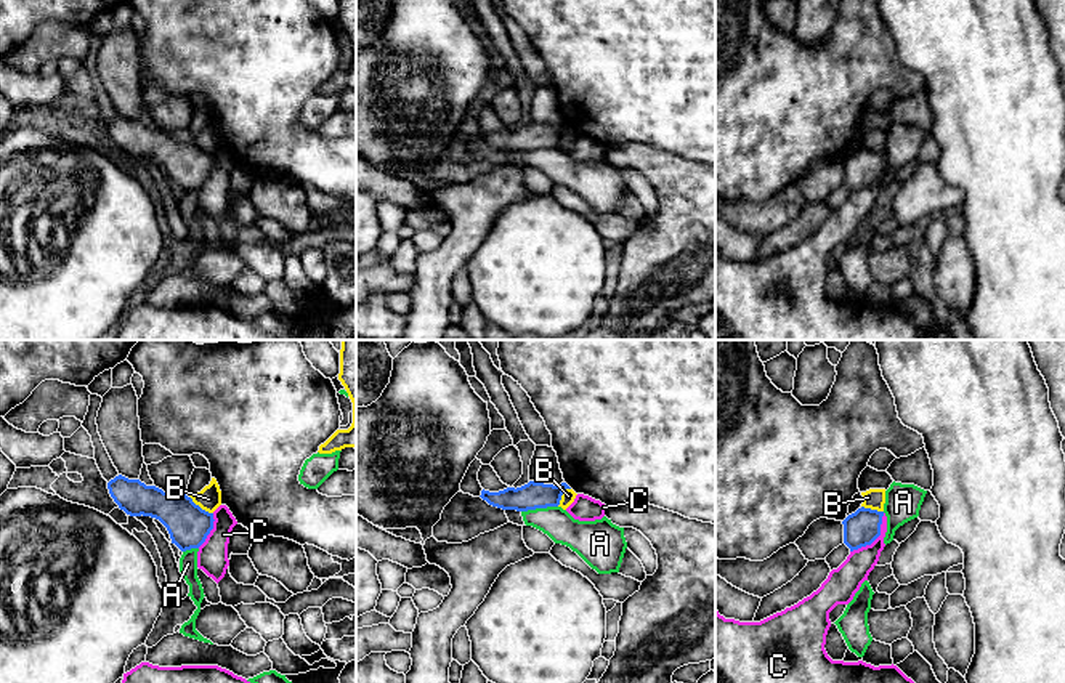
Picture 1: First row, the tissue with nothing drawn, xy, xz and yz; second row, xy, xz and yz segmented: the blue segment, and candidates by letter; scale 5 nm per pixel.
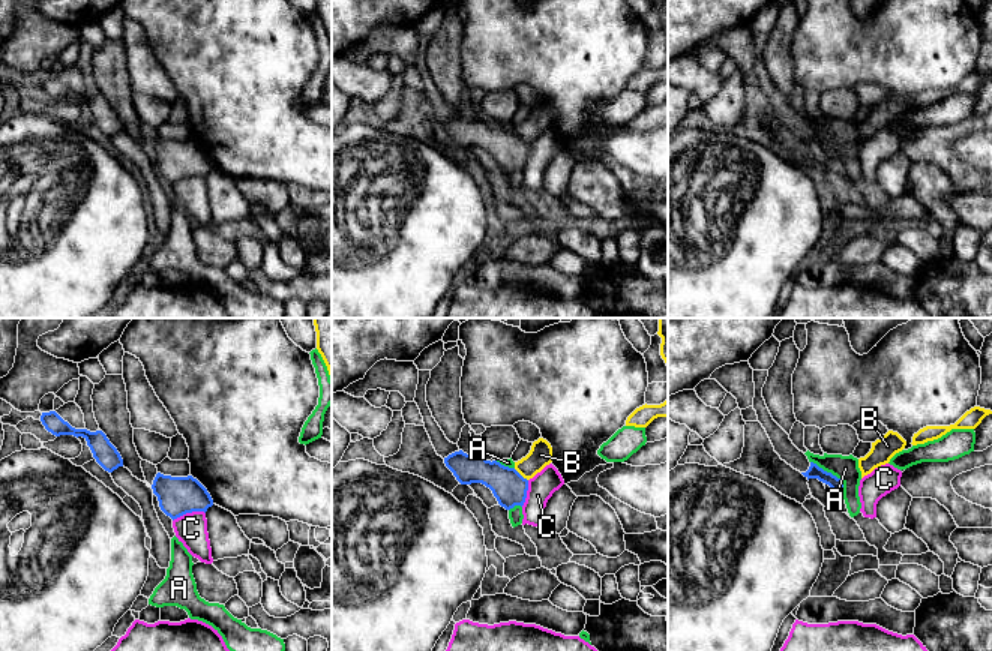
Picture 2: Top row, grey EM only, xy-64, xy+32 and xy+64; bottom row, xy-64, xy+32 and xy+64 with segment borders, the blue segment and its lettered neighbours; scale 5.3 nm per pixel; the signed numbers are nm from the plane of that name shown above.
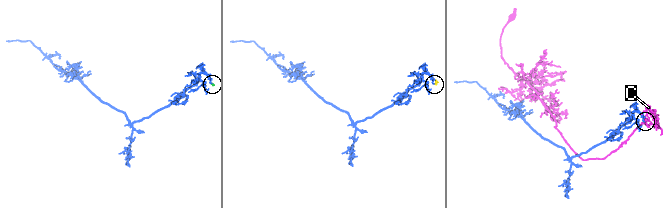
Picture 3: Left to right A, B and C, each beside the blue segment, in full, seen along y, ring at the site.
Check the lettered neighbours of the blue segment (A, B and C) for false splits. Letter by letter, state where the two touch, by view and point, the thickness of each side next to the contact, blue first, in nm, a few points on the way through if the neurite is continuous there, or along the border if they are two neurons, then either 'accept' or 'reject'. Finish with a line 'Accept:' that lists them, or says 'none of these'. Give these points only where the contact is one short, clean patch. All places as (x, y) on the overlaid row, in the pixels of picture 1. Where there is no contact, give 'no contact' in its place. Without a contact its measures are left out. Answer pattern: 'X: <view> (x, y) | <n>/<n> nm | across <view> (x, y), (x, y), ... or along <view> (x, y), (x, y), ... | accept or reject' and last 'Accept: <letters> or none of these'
A: xz (539, 507) | 140/160 nm | along xz (557, 505), (522, 512) | reject
B: xy (199, 507) | 220/120 nm | along xy (190, 496), (212, 513) | reject
C: yz (874, 539) | 180/150 nm | along yz (884, 513), (881, 533), (870, 544), (850, 552) | reject
Accept: none of these

